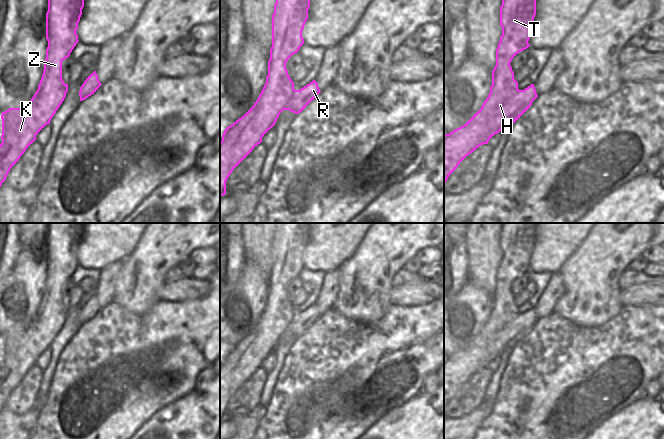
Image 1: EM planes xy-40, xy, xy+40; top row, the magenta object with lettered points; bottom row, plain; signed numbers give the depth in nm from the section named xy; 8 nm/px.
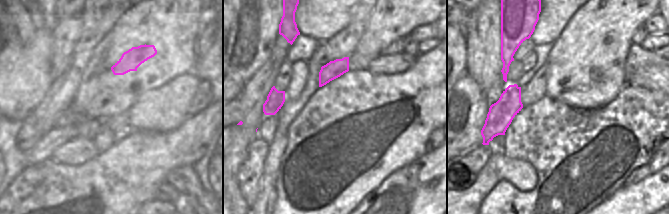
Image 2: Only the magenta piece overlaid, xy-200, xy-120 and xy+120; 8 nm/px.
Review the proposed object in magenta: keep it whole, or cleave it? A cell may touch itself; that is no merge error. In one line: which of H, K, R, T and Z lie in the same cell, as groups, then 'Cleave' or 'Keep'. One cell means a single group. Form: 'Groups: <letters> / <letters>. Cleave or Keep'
Groups: H K T Z / R. Cleave.

